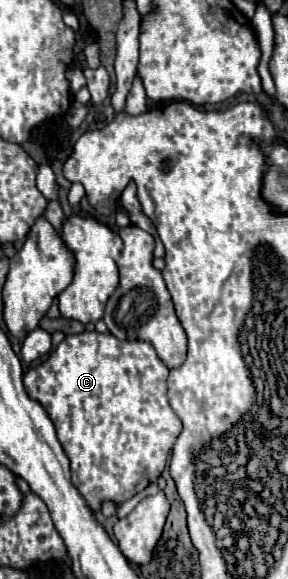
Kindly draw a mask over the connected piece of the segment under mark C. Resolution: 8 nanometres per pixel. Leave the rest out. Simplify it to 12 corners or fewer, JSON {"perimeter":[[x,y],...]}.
{"perimeter":[[67,335],[25,373],[97,513],[181,433],[145,341]]}

